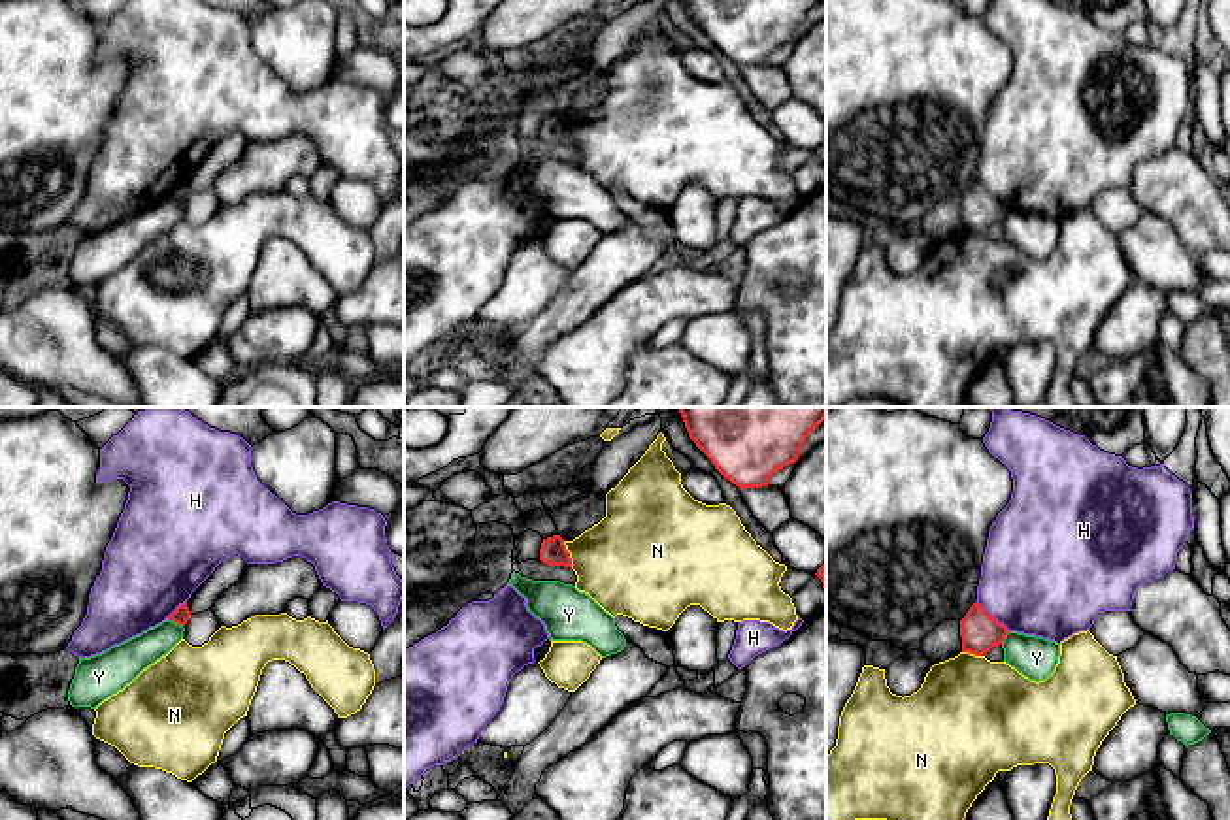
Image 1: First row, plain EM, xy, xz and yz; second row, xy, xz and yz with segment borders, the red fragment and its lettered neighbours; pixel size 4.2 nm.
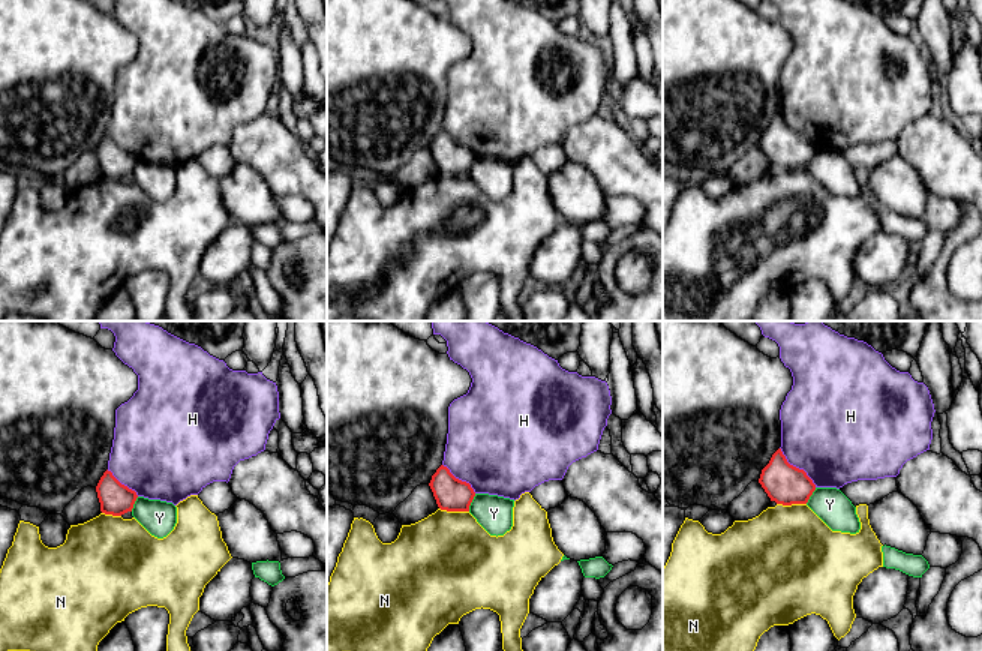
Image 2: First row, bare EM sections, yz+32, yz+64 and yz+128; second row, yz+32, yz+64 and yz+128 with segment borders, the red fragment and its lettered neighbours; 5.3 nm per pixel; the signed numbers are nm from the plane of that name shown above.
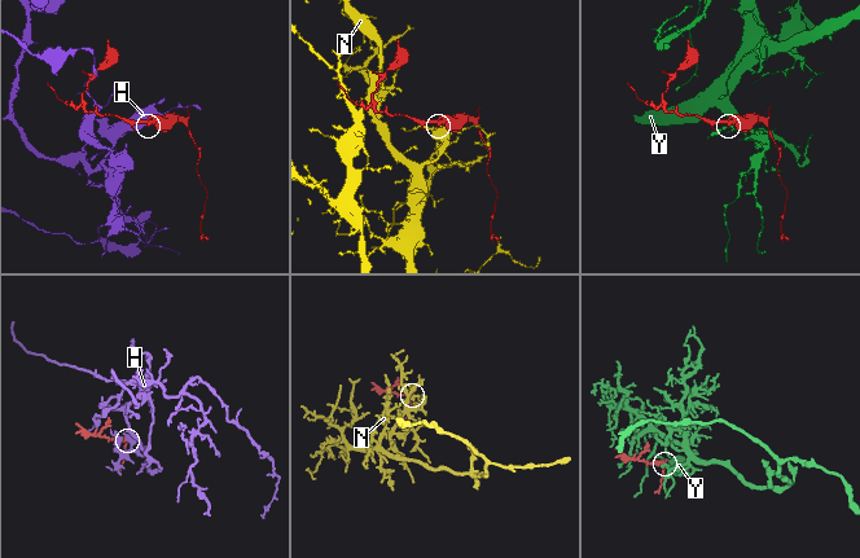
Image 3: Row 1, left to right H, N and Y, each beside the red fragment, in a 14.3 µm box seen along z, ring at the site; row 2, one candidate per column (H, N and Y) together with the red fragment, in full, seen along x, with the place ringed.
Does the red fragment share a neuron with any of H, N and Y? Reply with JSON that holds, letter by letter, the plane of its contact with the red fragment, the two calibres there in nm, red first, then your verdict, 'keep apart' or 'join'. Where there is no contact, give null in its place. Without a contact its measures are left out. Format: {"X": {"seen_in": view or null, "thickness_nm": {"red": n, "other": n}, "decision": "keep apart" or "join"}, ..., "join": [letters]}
{"H": {"seen_in": "yz", "thickness_nm": {"red": 170, "other": 480}, "decision": "keep apart"}, "N": {"seen_in": "xz", "thickness_nm": {"red": 110, "other": 420}, "decision": "keep apart"}, "Y": {"seen_in": "xy", "thickness_nm": {"red": 70, "other": 150}, "decision": "keep apart"}, "join": []}

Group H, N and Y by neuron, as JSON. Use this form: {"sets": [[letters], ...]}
{"sets": [["H"], ["N"], ["Y"]]}

